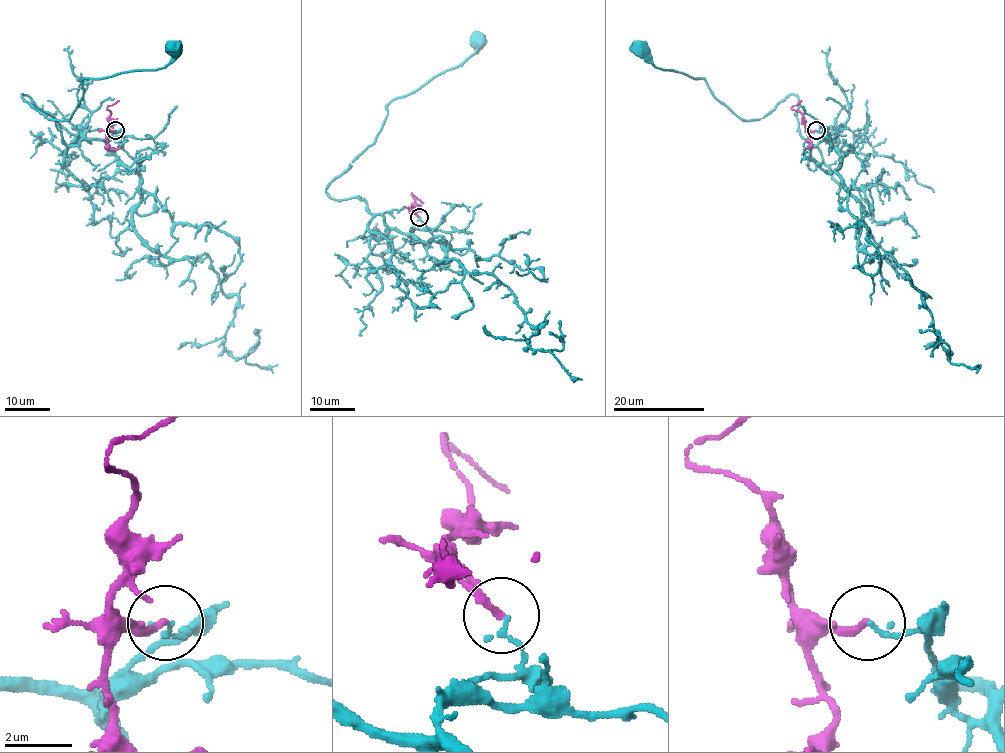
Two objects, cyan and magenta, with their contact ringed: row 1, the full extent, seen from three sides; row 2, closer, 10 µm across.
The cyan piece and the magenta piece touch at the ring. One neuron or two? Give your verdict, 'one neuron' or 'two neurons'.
two neurons

